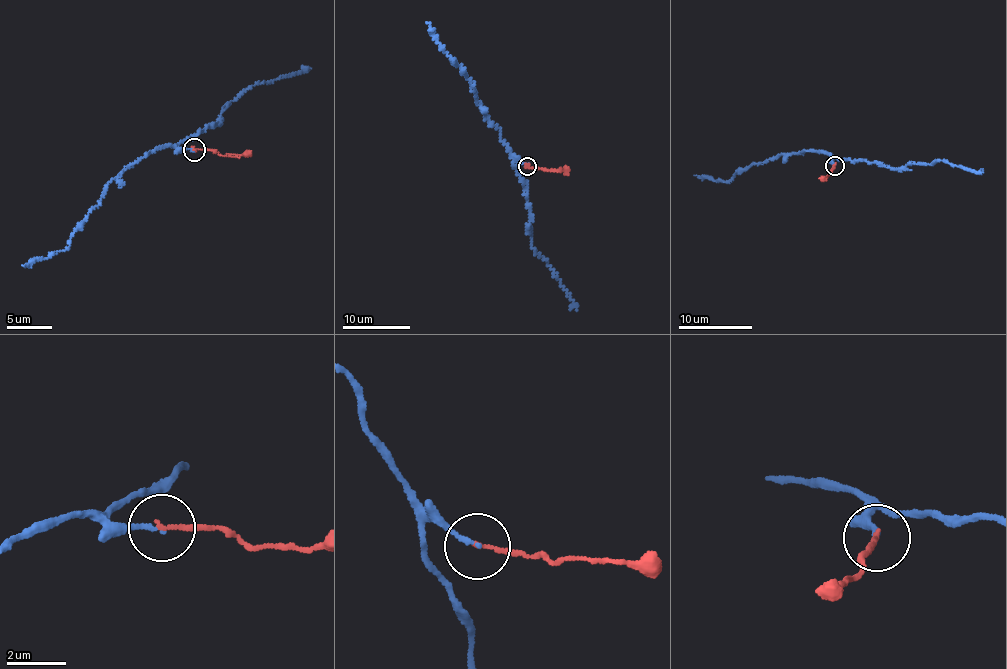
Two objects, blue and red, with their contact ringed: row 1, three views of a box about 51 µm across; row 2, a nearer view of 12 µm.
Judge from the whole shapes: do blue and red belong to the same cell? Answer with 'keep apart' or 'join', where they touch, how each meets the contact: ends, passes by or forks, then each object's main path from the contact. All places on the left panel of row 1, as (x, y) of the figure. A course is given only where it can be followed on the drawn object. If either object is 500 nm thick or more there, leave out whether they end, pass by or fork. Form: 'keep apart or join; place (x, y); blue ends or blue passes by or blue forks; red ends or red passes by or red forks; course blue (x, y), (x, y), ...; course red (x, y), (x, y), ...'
join; place (194, 149); blue ends; red ends; course blue (193, 149), (165, 147), (138, 158), (104, 188), (63, 250), (24, 266); course red (194, 149), (239, 157), (251, 151)

